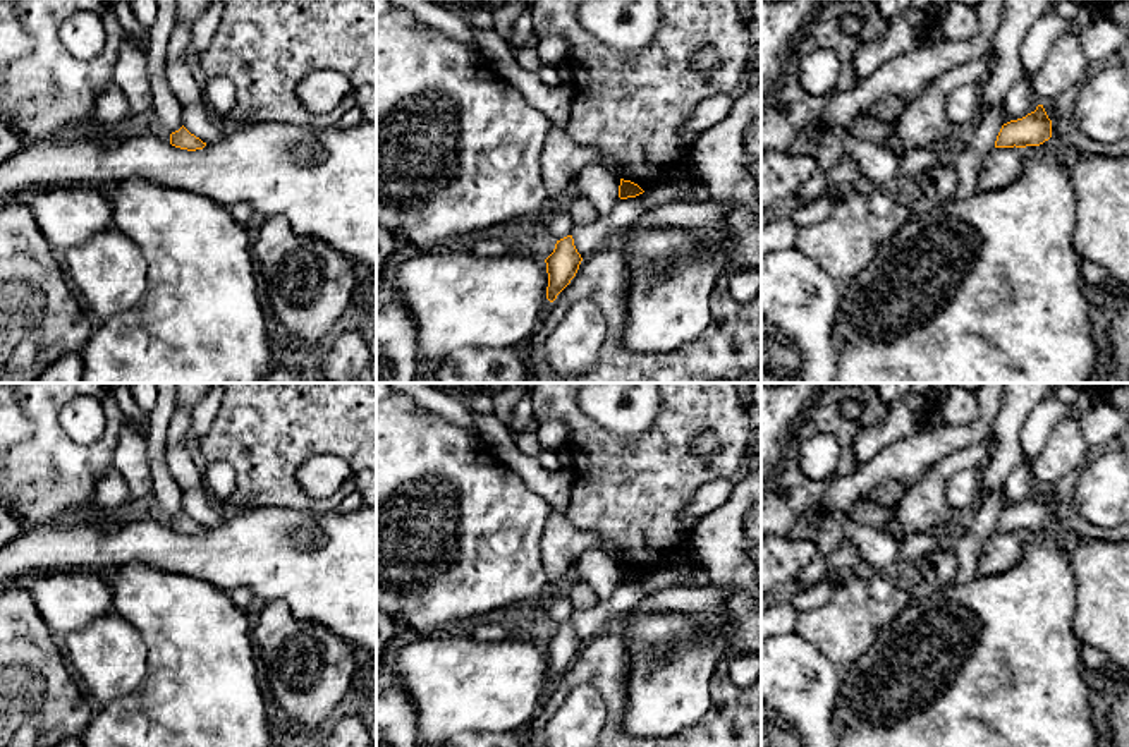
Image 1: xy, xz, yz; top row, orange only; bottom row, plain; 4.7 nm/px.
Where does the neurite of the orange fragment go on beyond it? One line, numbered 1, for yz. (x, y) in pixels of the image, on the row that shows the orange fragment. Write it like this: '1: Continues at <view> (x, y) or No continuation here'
1: No continuation here

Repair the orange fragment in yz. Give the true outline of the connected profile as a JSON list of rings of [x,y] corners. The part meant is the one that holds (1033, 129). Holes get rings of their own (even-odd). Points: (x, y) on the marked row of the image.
[[[1043,105],[1022,118],[1002,125],[995,148],[1026,148],[1040,146],[1052,137],[1052,120]]]

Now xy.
[[[184,125],[170,134],[170,144],[187,151],[203,149],[206,146],[206,143],[191,134]]]

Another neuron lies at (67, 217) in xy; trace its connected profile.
[[[93,187],[36,189],[24,201],[43,237],[58,251],[82,246],[112,227],[110,197]]]

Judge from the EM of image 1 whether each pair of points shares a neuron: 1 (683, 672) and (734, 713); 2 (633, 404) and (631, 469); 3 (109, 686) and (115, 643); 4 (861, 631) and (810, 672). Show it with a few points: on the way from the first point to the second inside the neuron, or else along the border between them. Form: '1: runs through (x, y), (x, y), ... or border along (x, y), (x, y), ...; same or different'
1: border along (726, 658), (710, 680), (710, 710), (688, 728); different
2: border along (660, 404), (643, 435), (614, 437), (595, 425); different
3: runs through (109, 675), (110, 653); same
4: border along (796, 632), (811, 643), (841, 677); different

